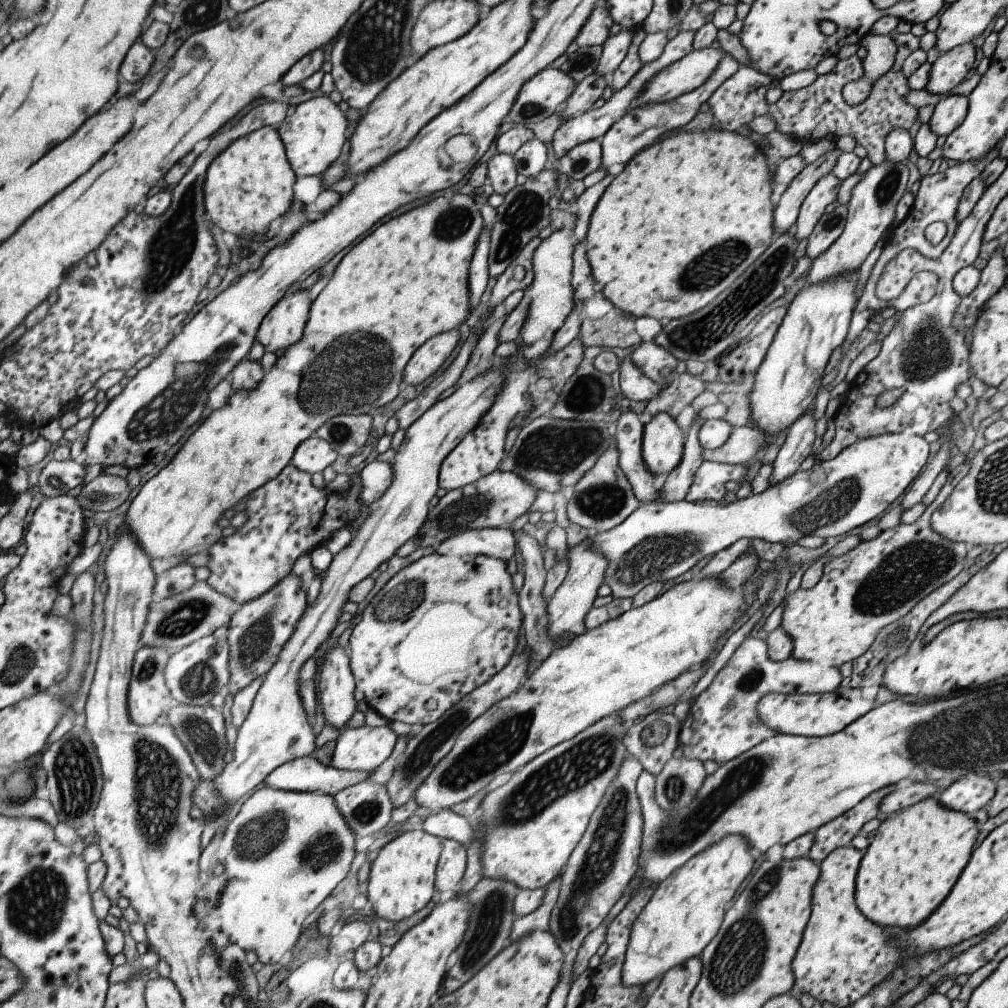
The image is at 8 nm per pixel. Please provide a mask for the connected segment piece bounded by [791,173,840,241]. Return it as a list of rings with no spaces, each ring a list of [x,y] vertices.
[[[831,173],[821,176],[815,186],[809,190],[798,210],[798,215],[791,230],[795,234],[795,240],[807,238],[814,224],[819,220],[827,204],[836,201],[840,181]]]

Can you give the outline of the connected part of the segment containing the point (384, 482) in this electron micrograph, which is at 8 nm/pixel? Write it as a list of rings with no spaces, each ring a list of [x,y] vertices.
[[[374,460],[366,464],[359,472],[359,500],[368,507],[371,502],[379,500],[387,486],[391,484],[393,470],[391,465]]]

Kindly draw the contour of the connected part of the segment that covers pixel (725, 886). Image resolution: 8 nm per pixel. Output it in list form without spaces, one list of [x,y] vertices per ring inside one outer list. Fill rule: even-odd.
[[[729,834],[729,838],[723,836],[661,880],[631,925],[621,967],[621,984],[642,987],[653,978],[663,976],[669,968],[699,956],[717,934],[725,906],[751,872],[755,857],[741,834]]]

